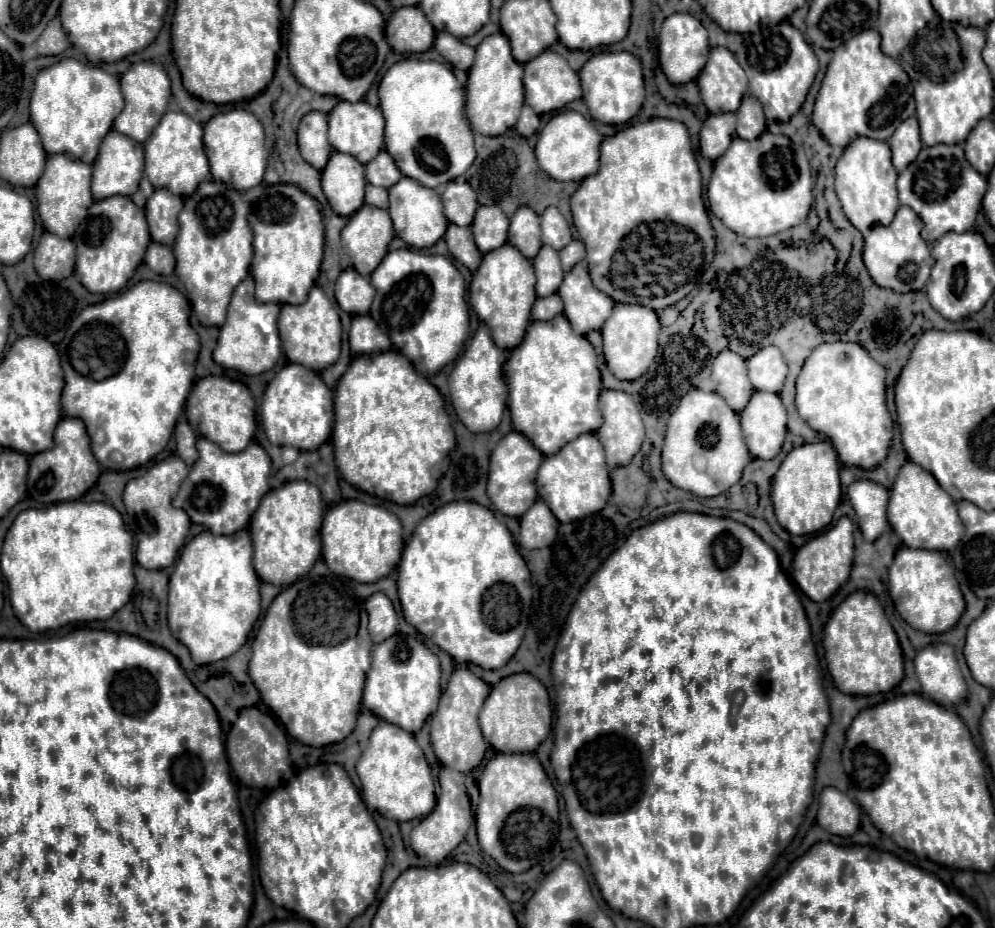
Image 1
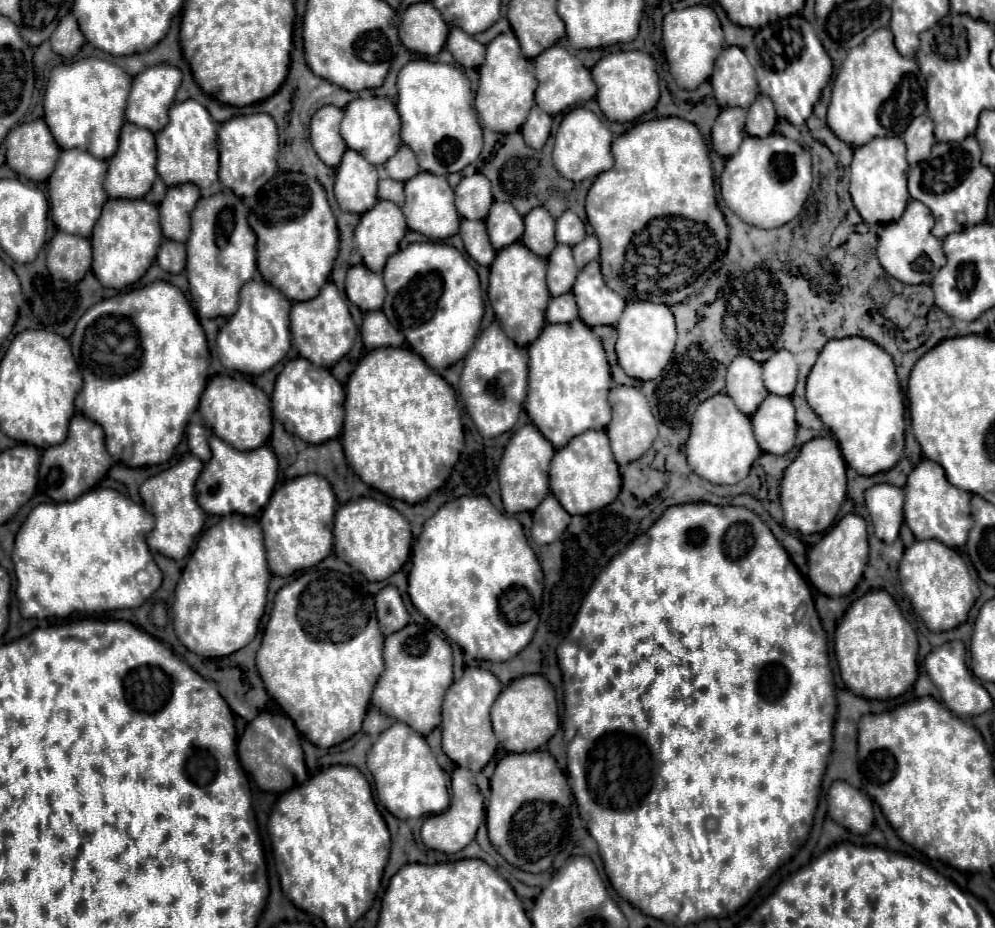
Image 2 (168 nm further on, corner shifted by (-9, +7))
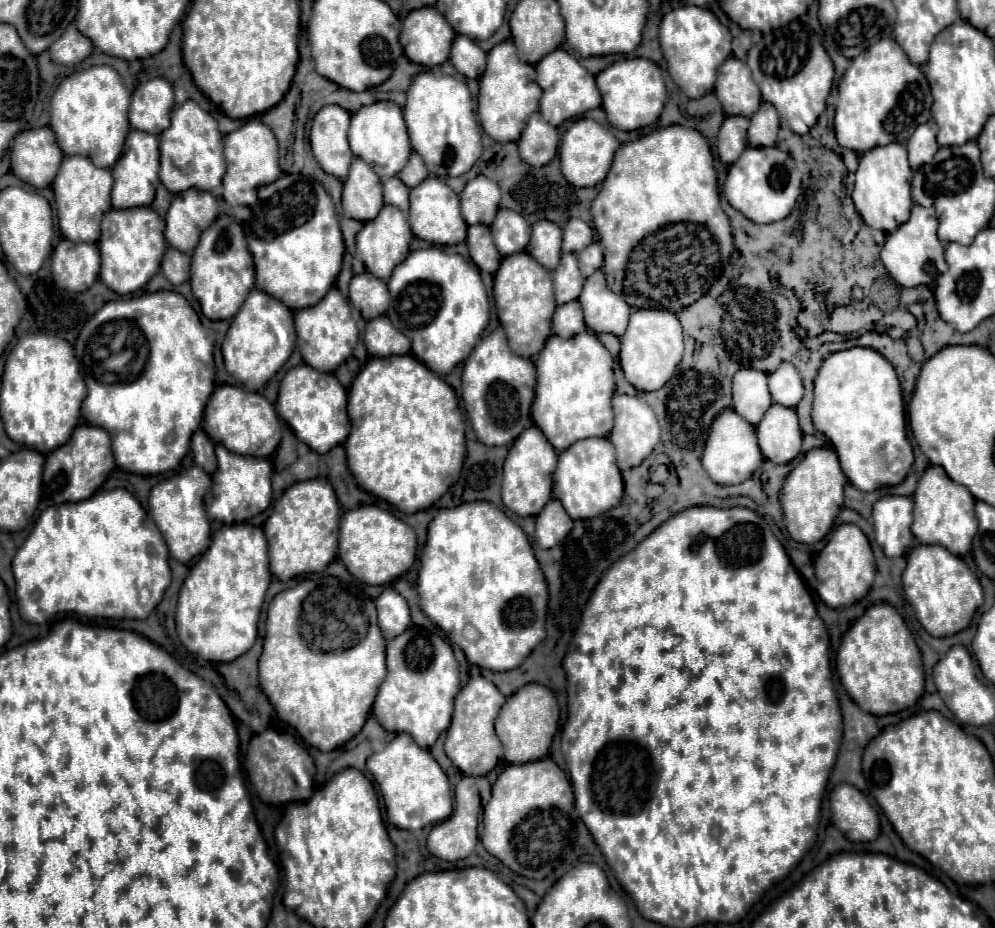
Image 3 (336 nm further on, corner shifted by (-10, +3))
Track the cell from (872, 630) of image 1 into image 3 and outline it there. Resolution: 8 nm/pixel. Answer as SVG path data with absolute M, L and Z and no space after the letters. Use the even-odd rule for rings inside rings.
M890 603L870 605L862 617L844 633L836 669L848 695L870 715L898 713L918 701L924 691L924 669L916 641L912 641L904 619Z

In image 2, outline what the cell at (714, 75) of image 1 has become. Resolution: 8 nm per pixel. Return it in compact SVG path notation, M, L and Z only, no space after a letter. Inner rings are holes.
M725 47L715 61L711 85L721 107L749 107L759 95L751 63L739 47Z

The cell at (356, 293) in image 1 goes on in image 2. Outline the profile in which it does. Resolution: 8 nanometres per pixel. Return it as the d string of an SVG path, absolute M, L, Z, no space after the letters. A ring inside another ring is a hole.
M355 265L347 271L345 291L351 303L355 303L363 313L381 309L385 301L383 277L379 273L367 271L365 265Z

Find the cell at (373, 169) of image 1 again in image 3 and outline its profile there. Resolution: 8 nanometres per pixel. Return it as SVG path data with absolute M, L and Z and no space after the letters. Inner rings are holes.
M412 151L406 167L400 171L400 181L406 185L406 187L416 187L418 183L422 183L426 177L428 177L428 169L424 167L424 161L420 159L420 155L416 155Z

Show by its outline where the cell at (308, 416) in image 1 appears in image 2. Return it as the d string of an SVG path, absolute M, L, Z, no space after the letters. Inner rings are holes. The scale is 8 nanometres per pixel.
M297 357L291 359L275 381L273 391L273 415L285 425L291 435L301 437L307 443L325 443L337 439L343 427L343 385L323 367L315 367L311 361Z

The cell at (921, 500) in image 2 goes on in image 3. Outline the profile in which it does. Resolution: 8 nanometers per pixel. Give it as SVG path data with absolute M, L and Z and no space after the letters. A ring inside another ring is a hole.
M930 465L920 477L912 499L914 499L912 533L918 543L942 545L948 547L948 551L952 551L954 555L966 555L970 551L972 539L978 529L976 515L974 515L976 499L964 485L958 485L952 479L948 479L942 467Z

